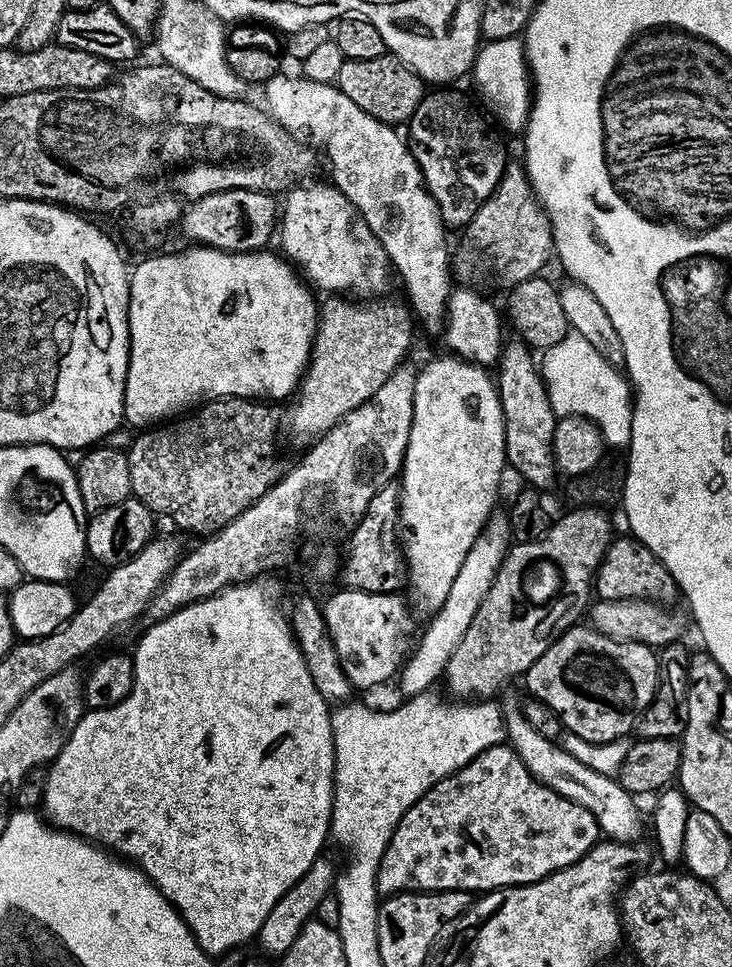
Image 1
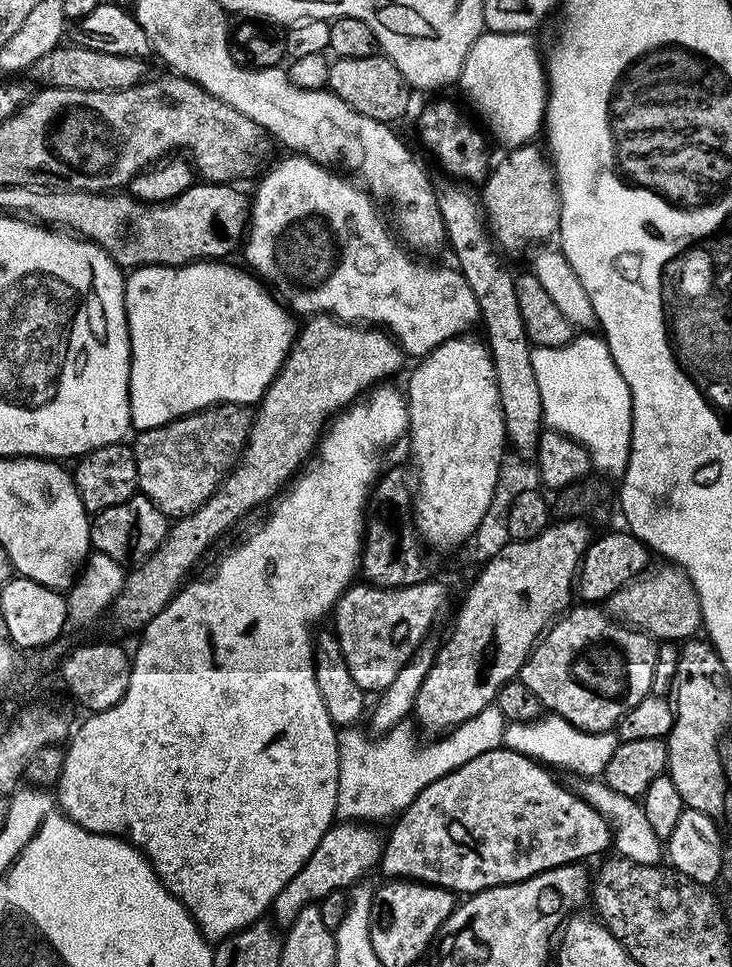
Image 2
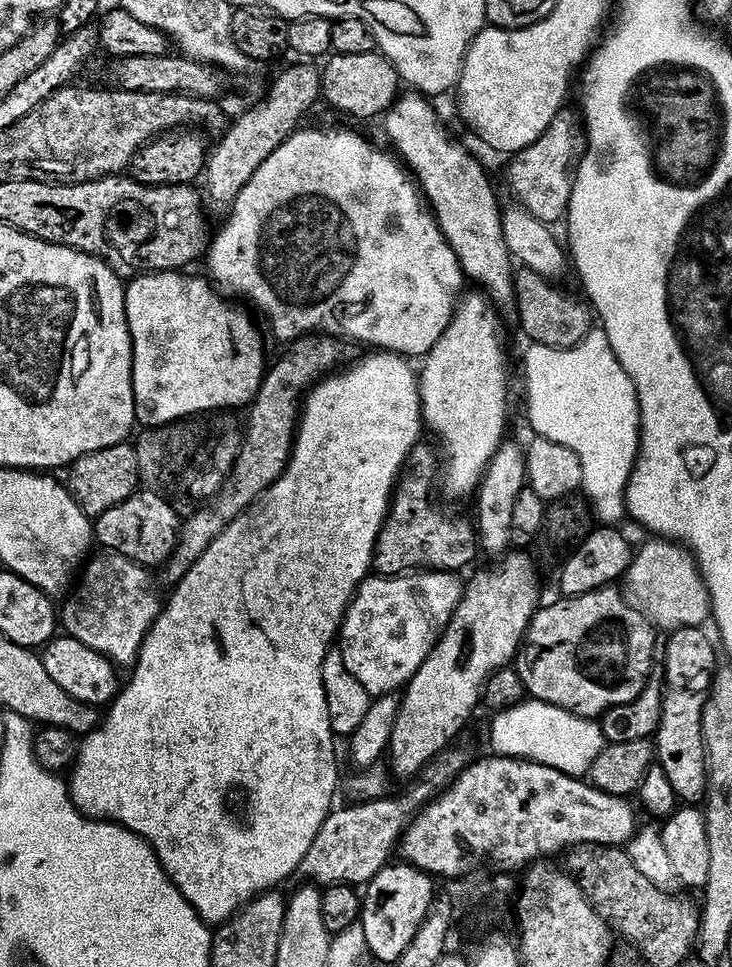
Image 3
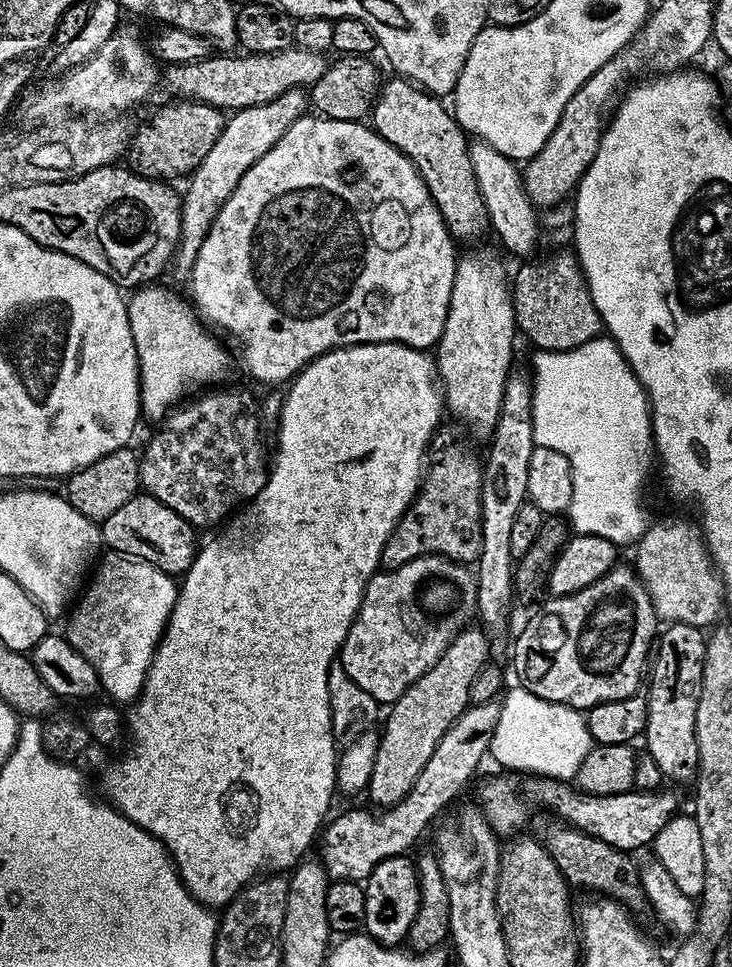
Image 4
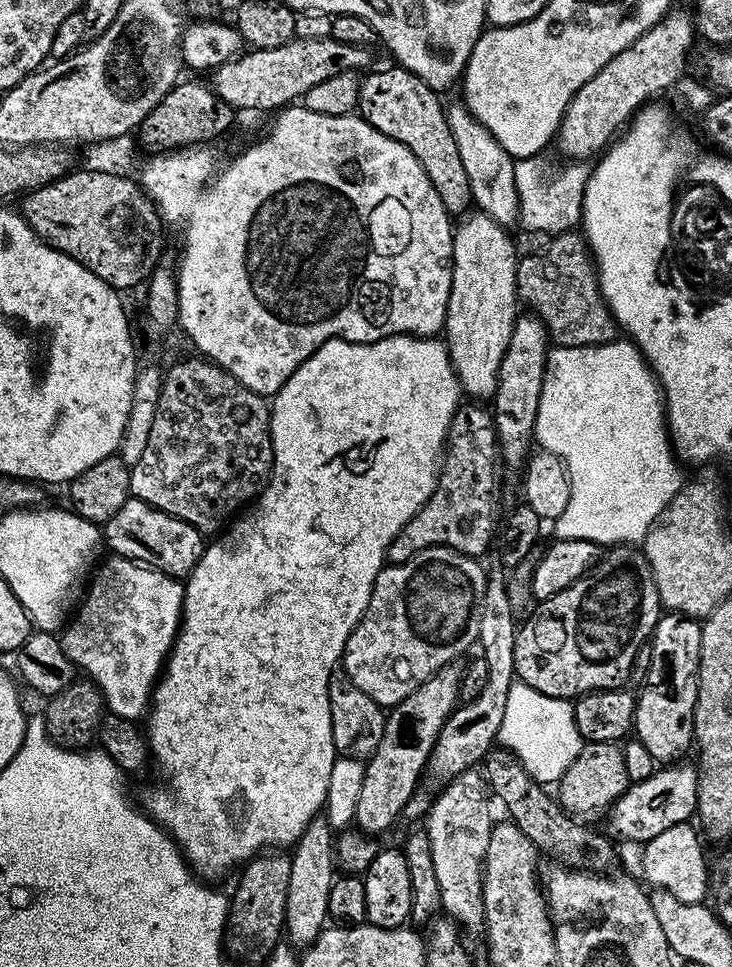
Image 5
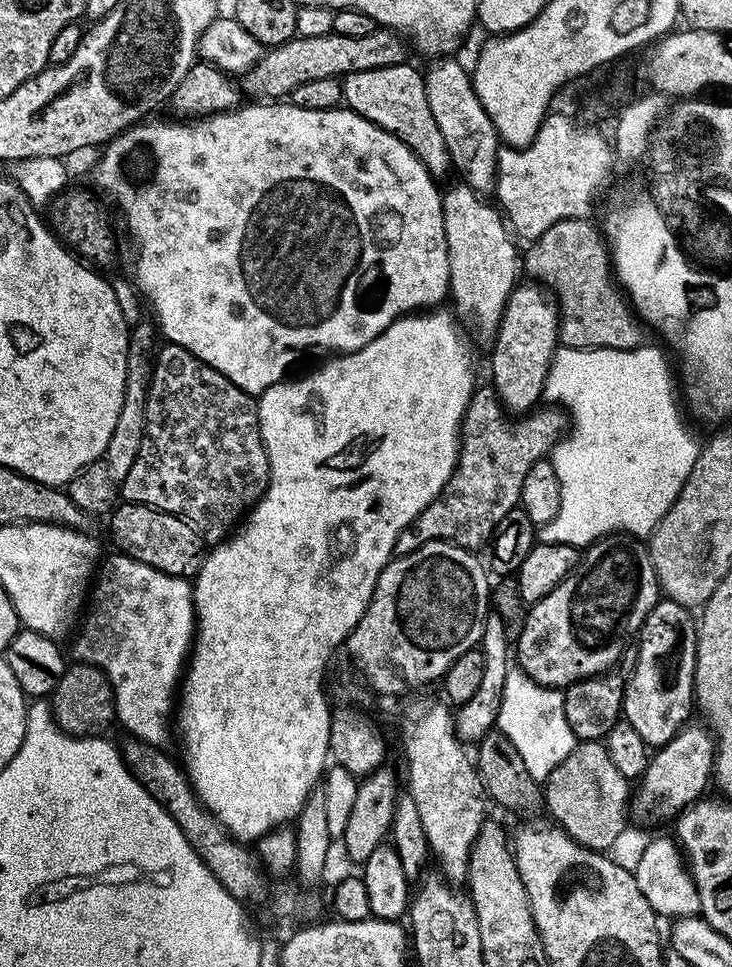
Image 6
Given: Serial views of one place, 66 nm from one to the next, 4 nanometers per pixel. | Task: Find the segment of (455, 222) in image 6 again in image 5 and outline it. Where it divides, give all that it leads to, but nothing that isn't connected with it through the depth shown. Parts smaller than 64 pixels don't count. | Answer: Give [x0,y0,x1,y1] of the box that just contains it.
[442,210,518,398]

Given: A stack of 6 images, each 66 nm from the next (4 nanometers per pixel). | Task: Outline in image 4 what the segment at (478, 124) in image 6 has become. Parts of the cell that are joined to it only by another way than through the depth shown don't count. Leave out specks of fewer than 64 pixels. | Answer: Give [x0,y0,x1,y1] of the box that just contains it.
[468,142,542,255]

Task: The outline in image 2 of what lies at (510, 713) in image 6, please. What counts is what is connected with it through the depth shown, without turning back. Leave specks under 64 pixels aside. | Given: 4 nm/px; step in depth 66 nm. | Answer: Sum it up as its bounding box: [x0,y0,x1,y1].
[503,714,619,778]

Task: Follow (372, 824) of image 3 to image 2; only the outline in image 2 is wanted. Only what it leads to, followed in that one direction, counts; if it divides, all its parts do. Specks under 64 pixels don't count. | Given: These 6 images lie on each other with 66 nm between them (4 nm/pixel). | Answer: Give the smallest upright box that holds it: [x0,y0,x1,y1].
[270,822,382,930]

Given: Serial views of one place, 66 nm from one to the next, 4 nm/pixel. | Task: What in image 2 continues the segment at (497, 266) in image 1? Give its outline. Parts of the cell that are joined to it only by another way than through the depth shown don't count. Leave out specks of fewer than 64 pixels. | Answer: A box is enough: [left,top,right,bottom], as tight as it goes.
[482,142,560,253]

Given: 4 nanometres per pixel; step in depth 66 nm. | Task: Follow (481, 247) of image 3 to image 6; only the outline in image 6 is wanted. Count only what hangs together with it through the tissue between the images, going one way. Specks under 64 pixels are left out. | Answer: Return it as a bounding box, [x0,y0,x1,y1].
[342,62,453,178]

